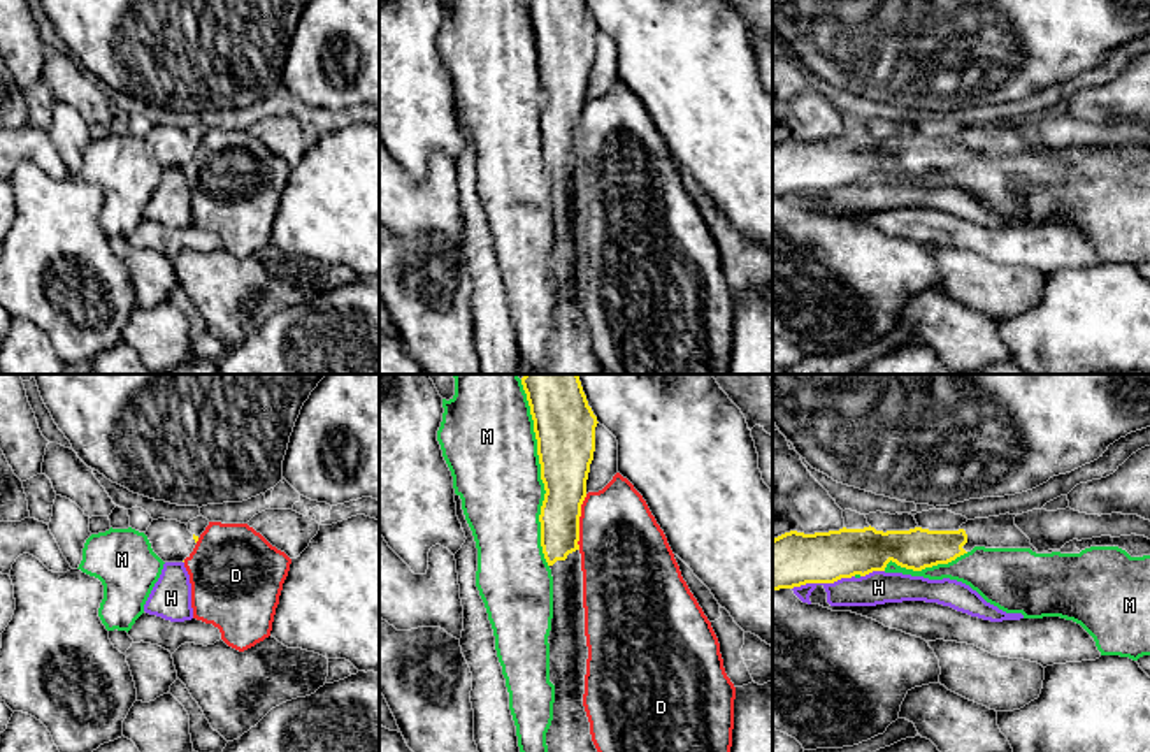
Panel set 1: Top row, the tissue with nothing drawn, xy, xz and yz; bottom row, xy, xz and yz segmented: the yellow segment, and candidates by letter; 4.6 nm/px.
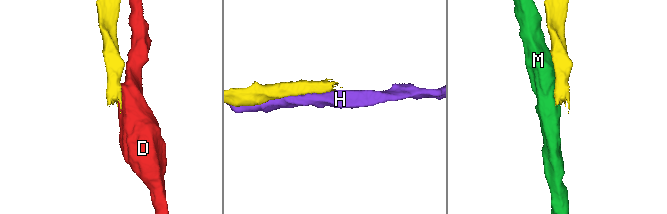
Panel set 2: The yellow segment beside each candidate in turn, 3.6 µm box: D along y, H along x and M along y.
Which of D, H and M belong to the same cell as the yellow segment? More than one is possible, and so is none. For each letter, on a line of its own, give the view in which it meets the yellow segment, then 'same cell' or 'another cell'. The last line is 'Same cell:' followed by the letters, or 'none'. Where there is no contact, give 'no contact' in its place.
D: meets yellow in xz; another cell
H: meets yellow in yz; another cell
M: meets yellow in xz; another cell
Same cell: none

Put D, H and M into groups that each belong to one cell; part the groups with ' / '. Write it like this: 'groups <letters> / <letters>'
groups D / H / M

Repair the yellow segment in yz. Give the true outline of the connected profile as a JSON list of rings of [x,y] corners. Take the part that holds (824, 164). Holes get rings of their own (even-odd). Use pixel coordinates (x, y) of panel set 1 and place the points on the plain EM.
[[[999,121],[988,125],[974,125],[967,127],[960,132],[959,137],[929,137],[922,134],[915,134],[909,137],[876,137],[874,134],[864,135],[839,135],[829,139],[815,139],[804,141],[797,137],[785,139],[773,146],[773,197],[780,195],[794,195],[806,190],[834,190],[841,184],[852,184],[855,181],[866,183],[873,177],[885,177],[887,170],[892,167],[901,174],[922,177],[925,174],[932,174],[938,170],[948,170],[957,163],[971,158],[974,153],[985,155],[1031,155],[1038,160],[1038,156],[1031,151],[1031,146],[1015,132],[1017,121]]]

